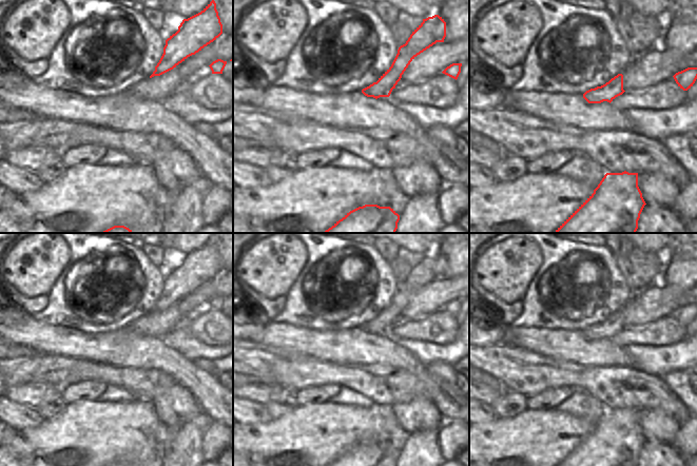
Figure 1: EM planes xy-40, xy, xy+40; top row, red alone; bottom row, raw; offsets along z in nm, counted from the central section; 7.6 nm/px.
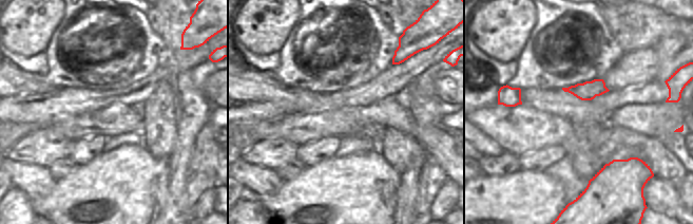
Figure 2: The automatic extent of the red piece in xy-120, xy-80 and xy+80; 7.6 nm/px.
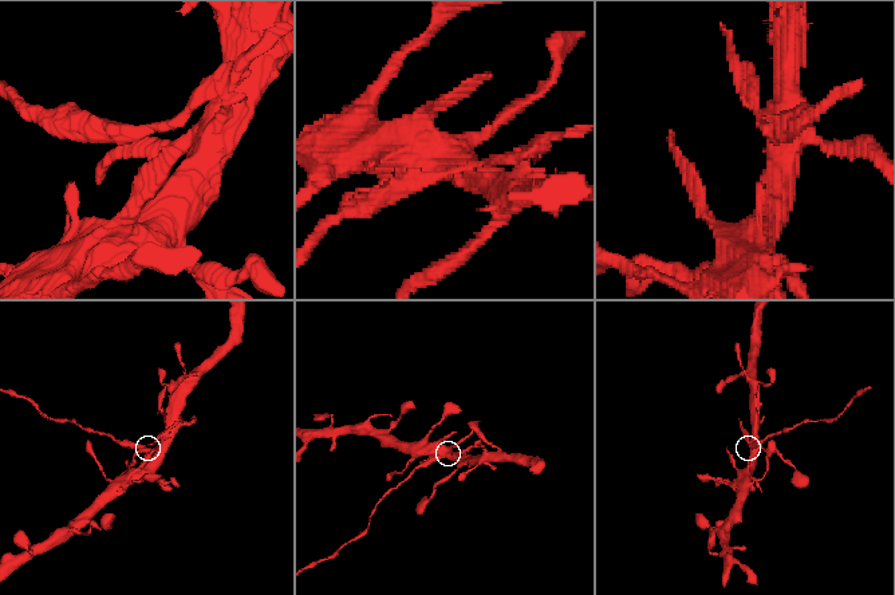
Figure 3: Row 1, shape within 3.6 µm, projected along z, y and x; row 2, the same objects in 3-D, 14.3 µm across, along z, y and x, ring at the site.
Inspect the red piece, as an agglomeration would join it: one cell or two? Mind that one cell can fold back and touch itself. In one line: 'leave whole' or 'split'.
split

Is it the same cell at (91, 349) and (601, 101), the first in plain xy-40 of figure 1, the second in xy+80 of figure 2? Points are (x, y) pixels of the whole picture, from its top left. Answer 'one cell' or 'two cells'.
two cells

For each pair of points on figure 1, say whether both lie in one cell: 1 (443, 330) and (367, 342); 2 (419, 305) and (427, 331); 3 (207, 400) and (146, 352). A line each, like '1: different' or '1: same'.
1: different
2: different
3: same

